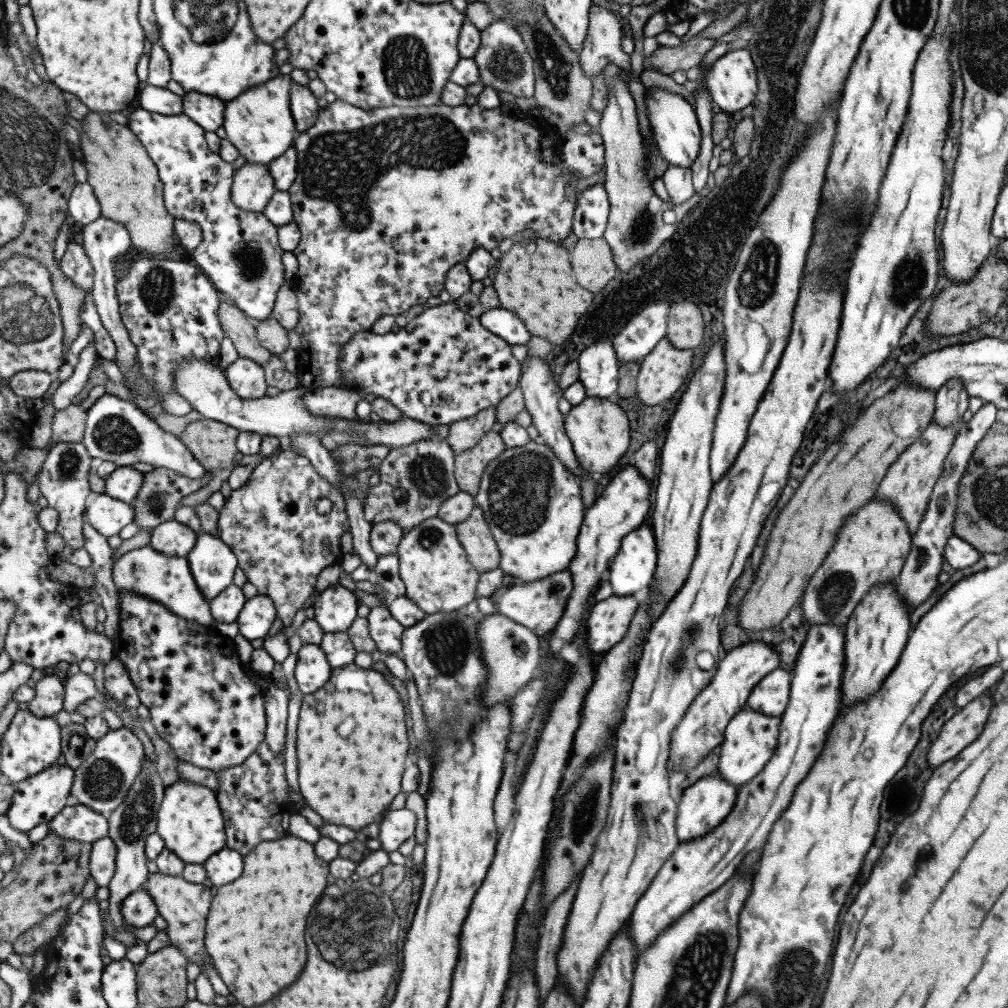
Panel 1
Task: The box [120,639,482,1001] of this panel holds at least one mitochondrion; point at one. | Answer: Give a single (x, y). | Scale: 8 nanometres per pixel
(357, 921)

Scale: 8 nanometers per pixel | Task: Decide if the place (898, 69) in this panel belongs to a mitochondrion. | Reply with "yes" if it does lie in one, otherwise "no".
no

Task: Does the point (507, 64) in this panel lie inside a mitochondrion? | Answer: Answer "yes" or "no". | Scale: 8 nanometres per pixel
yes

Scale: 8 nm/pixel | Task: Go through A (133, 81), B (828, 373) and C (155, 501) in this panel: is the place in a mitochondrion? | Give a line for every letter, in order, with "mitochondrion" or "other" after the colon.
A: other
B: other
C: mitochondrion

